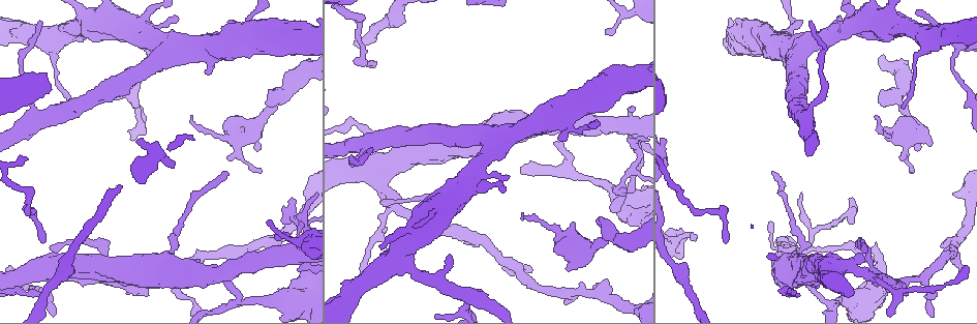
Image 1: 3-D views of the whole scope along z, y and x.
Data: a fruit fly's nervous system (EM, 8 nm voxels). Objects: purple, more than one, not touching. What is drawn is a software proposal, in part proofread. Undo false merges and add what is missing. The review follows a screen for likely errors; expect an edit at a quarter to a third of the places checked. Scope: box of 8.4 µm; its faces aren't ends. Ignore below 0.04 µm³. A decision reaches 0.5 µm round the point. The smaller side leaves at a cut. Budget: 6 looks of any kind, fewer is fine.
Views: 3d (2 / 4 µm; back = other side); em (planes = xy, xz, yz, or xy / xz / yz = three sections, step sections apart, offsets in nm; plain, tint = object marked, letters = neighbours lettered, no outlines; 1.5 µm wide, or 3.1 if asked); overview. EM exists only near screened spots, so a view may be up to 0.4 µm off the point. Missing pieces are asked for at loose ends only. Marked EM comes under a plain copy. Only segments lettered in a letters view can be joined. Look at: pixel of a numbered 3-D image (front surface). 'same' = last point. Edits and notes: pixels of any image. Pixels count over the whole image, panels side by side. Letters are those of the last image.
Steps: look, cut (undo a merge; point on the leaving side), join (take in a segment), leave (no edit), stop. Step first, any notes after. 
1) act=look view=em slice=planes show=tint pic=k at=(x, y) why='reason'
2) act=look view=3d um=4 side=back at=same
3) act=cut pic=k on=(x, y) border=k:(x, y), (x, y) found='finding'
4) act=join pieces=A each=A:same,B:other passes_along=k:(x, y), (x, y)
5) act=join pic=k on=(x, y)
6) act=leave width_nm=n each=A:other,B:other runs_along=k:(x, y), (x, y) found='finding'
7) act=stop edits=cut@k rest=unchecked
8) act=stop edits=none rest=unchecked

act=look view=em slice=xz step=4 show=tint pic=1 at=(877, 116)

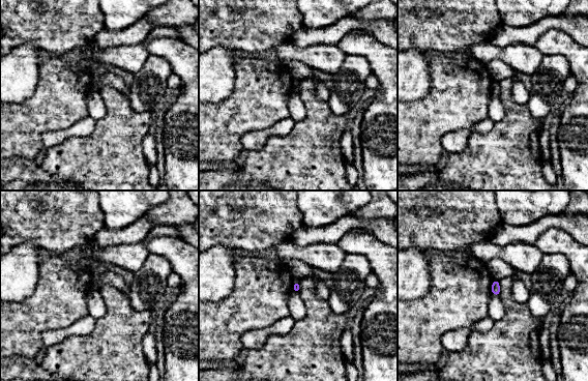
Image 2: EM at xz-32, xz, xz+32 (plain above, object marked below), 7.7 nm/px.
act=look view=em slice=planes show=letters at=same why='cut it another way'

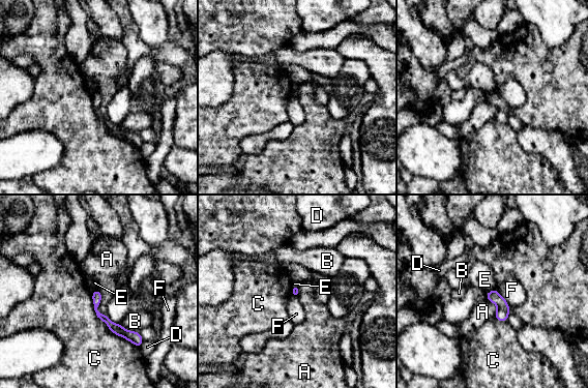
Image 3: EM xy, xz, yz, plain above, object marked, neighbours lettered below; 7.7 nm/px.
act=leave longest_contact=C:550nm each=A:other,B:other,C:other,D:other,E:other,F:other border=3:(97, 289), (97, 309), (106, 315) found='no lettered segment goes on from it'

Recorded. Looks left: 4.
act=look view=em um=3.1 slice=planes show=letters pic=1 at=(910, 173) why='an open end'

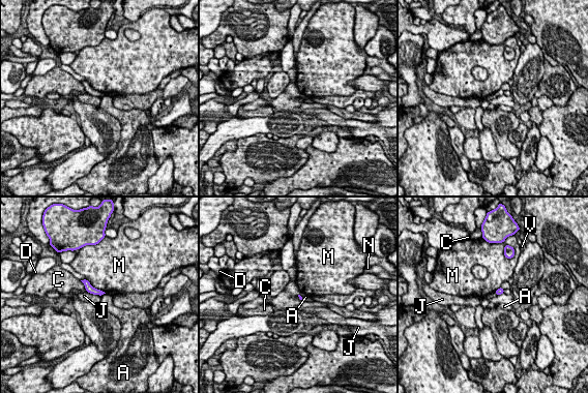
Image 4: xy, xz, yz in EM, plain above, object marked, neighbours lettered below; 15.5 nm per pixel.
act=leave each=A:other,C:other,D:other,J:other,M:other,N:other,V:other found='none of them fits'

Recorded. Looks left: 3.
act=look view=em slice=planes show=letters pic=1 at=(697, 236)

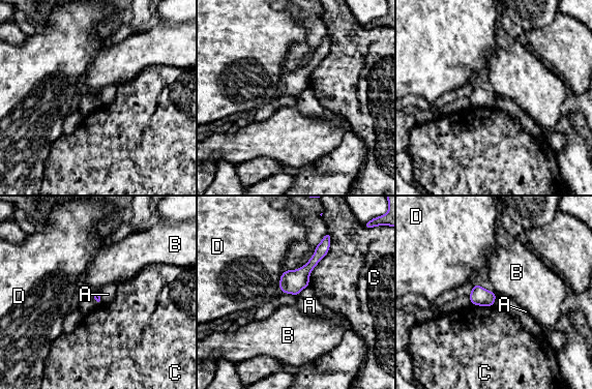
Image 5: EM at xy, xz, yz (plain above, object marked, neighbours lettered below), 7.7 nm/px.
act=leave each=A:other,B:other,C:other,D:other border=5:(93, 290), (96, 291) found='none of them fits'

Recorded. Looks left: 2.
act=stop edits=none rest=unchecked

